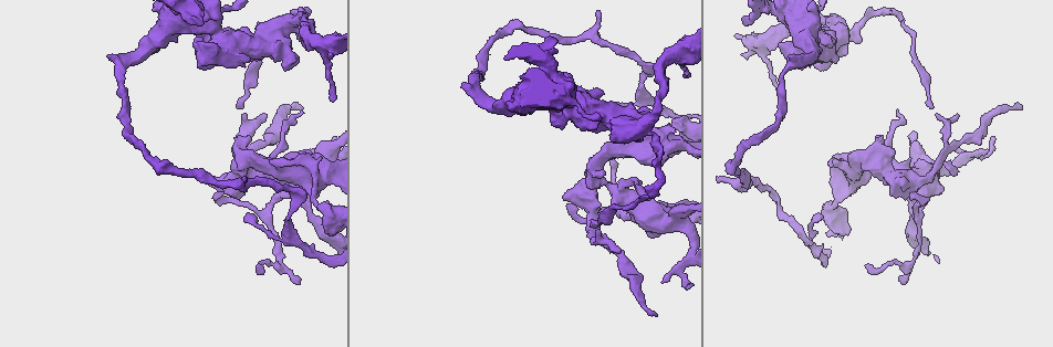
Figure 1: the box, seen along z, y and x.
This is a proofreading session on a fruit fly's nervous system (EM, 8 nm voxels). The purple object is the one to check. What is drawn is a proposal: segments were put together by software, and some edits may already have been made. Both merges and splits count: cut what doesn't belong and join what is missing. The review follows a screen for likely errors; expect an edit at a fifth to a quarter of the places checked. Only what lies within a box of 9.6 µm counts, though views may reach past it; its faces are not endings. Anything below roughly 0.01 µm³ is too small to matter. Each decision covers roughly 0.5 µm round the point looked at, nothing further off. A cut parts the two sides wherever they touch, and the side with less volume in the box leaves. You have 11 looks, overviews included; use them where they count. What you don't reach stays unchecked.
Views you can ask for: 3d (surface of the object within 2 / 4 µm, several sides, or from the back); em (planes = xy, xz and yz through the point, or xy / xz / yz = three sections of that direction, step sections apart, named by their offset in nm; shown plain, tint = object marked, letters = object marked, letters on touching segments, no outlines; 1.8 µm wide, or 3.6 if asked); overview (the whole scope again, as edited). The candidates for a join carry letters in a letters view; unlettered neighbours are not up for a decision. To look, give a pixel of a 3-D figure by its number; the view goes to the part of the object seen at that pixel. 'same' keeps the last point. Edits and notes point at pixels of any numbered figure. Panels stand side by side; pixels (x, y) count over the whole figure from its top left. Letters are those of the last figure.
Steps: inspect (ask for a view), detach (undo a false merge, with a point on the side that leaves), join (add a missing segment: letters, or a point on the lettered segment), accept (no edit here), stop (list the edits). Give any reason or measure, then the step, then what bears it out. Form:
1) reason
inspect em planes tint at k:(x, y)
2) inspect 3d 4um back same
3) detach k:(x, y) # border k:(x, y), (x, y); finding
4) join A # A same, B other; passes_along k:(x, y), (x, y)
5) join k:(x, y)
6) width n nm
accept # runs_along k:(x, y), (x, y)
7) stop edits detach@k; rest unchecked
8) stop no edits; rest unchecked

tapers out
inspect 3d 2um back at 1:(248, 219)

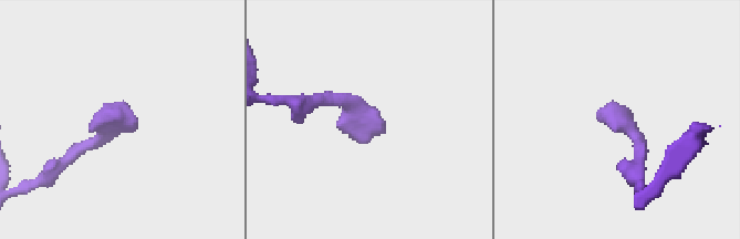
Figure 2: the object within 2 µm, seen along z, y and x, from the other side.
shape alone is not enough
inspect em 3.6um planes letters at 2:(598, 119)

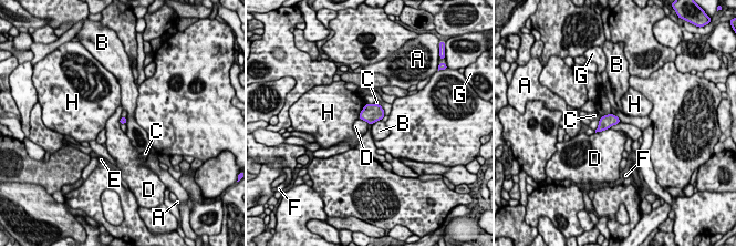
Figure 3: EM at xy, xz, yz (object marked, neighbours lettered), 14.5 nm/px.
accept # A other, B other, C other, D other, E other, F other, G other, H other; border 3:(381, 119), (372, 124); none of them fits

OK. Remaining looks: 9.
thick turns thin
inspect 3d 4um at 1:(676, 57)

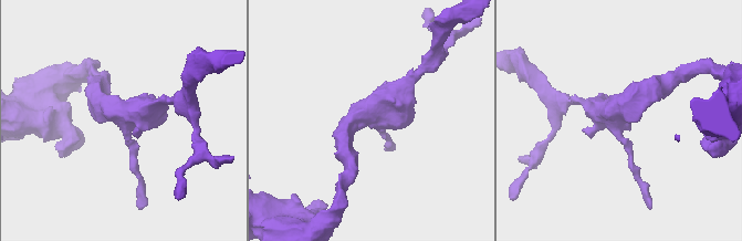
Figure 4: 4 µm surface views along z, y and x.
shape alone is not enough
inspect em xy step 16 tint at 4:(120, 115)

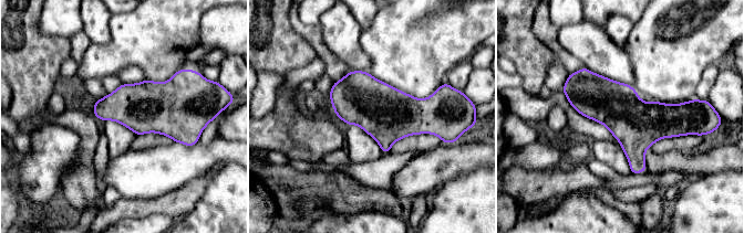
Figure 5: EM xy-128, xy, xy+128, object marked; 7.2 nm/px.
see the neighbours
inspect em xy step 16 letters same

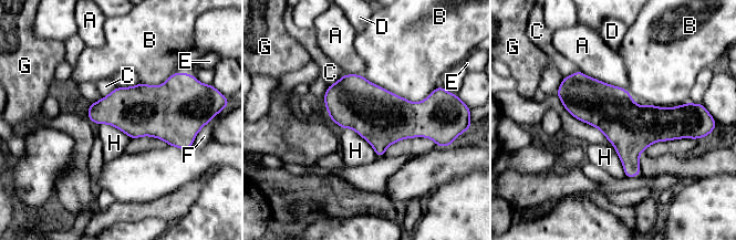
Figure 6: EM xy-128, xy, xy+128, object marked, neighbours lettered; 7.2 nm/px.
width 320 nm
accept # A other, B other, C other, D other, E other, F other, G other, H other; border 6:(343, 128), (352, 128), (377, 157); all the same cell

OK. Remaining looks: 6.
thick end
inspect 3d 4um at 1:(285, 66)

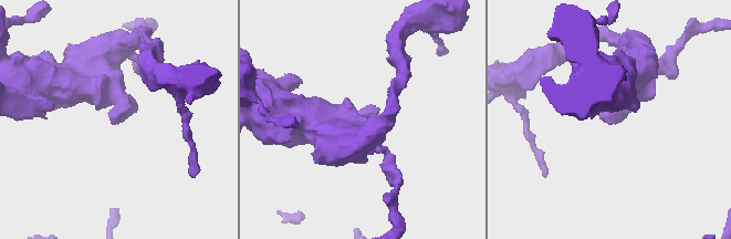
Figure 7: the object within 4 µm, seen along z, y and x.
inspect em planes letters at 7:(363, 113)

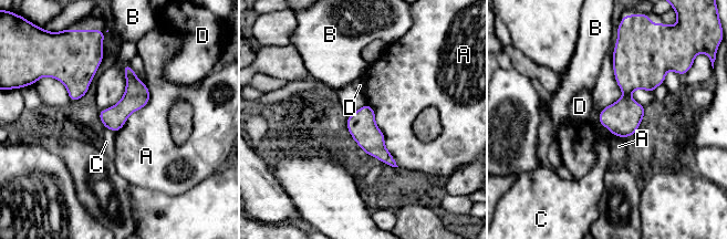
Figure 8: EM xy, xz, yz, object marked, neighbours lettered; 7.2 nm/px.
accept # A other, B other, C other, D other; border 8:(599, 123), (613, 134); no lettered segment goes on from it

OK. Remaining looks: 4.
tapers out
inspect 3d 2um at 1:(299, 284)

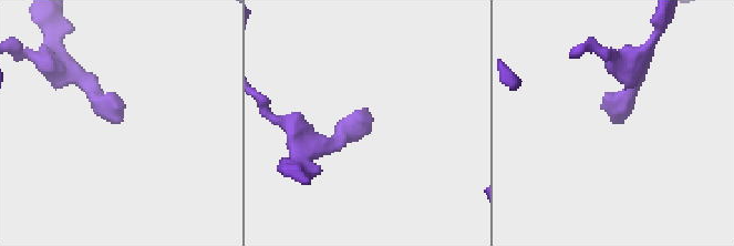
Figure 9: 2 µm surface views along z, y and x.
inspect em xz step 4 tint at 9:(120, 122)

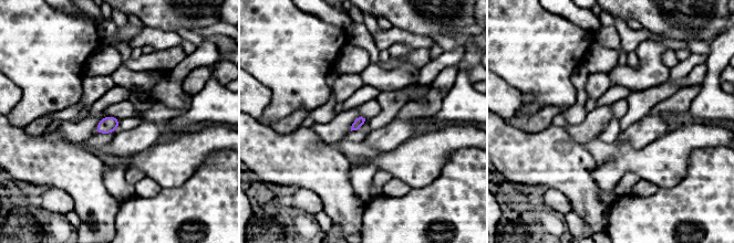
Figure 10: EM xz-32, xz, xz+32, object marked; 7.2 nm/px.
see the neighbours
inspect em xz step 4 letters same

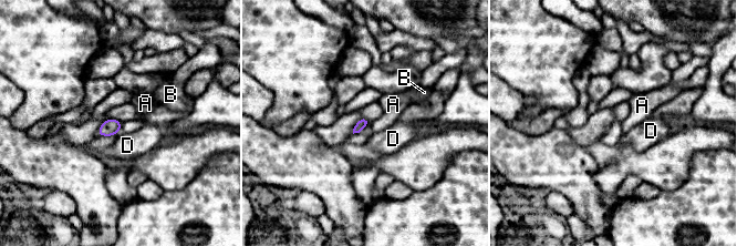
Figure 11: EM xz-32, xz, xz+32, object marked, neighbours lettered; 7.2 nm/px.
accept # A other, B other, D other; border 11:(122, 122), (121, 129); none of them fits

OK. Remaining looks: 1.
stop no edits; rest unchecked

